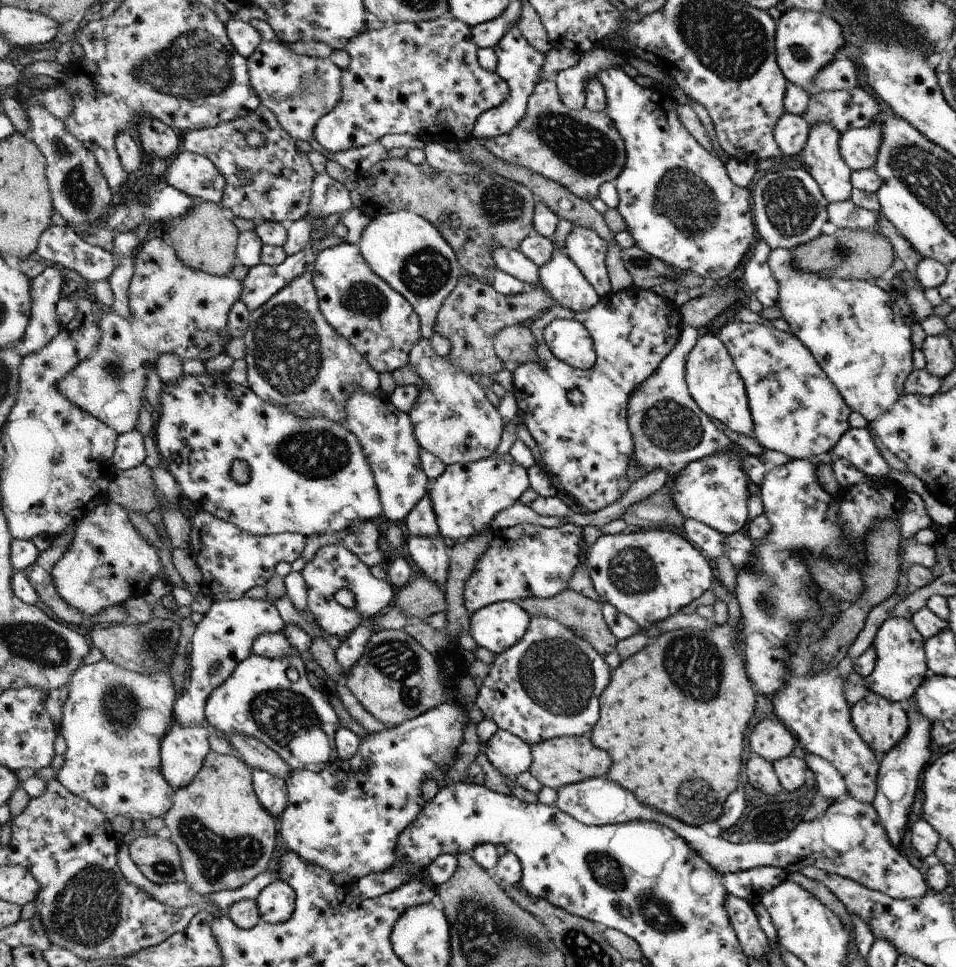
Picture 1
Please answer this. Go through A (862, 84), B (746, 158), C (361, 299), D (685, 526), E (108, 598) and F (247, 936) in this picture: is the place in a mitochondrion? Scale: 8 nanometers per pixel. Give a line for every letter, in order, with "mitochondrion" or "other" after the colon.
A: other
B: other
C: mitochondrion
D: other
E: other
F: other

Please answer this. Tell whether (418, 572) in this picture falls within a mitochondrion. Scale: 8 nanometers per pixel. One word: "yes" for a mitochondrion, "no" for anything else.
no

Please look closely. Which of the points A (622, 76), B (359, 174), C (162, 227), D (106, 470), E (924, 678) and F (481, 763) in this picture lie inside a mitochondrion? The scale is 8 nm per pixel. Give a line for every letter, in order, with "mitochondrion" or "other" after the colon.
A: other
B: other
C: other
D: other
E: other
F: other

